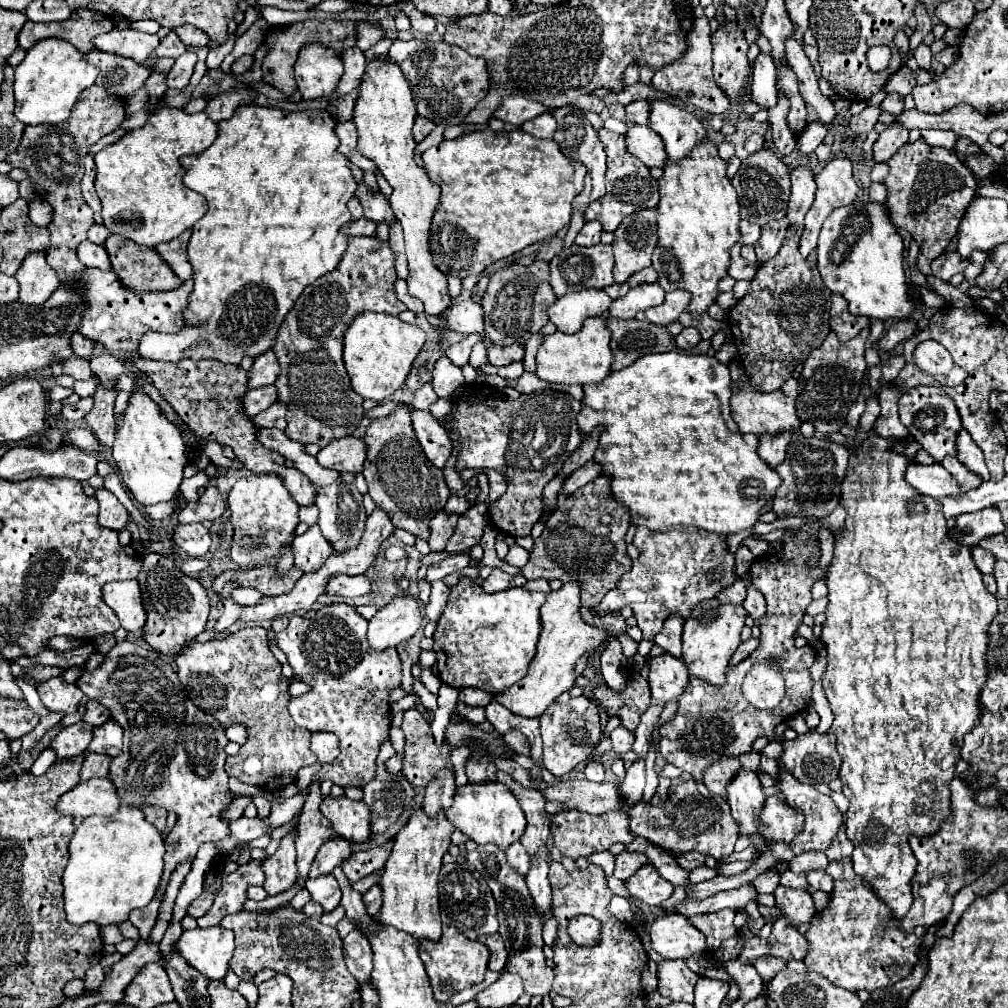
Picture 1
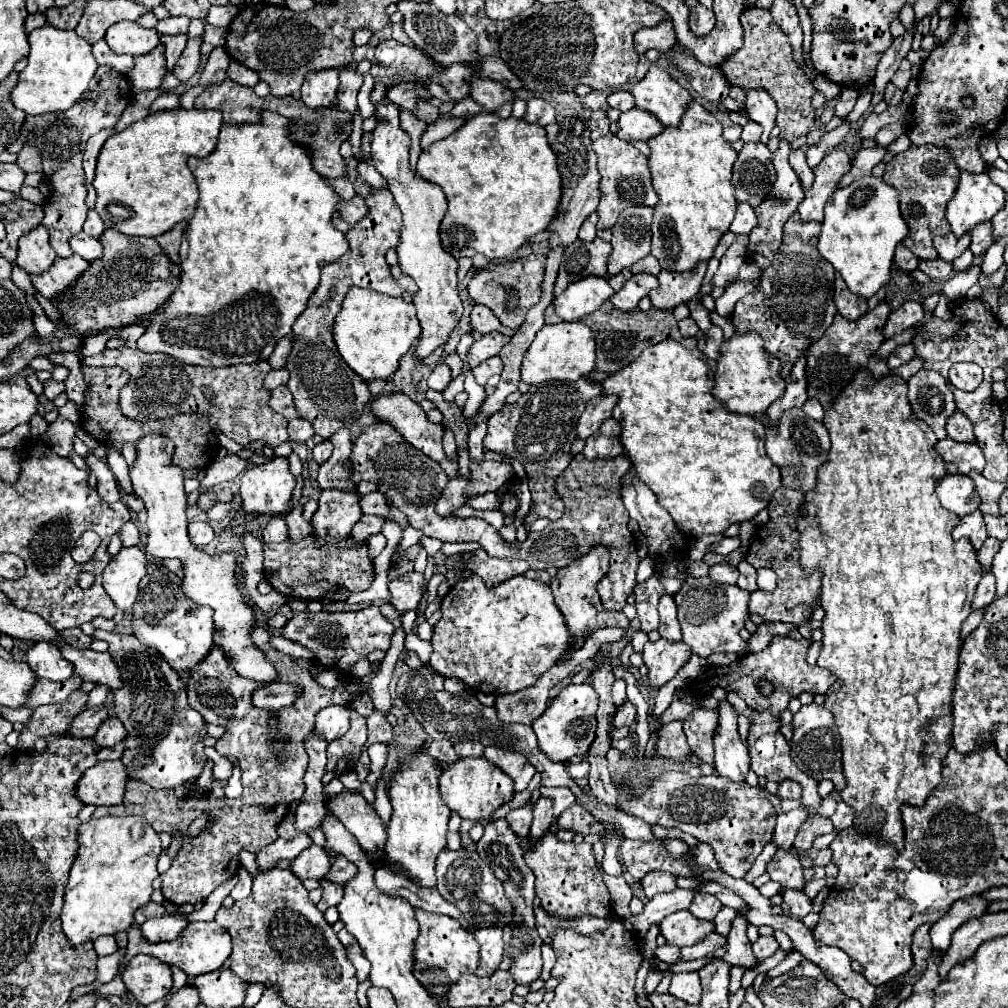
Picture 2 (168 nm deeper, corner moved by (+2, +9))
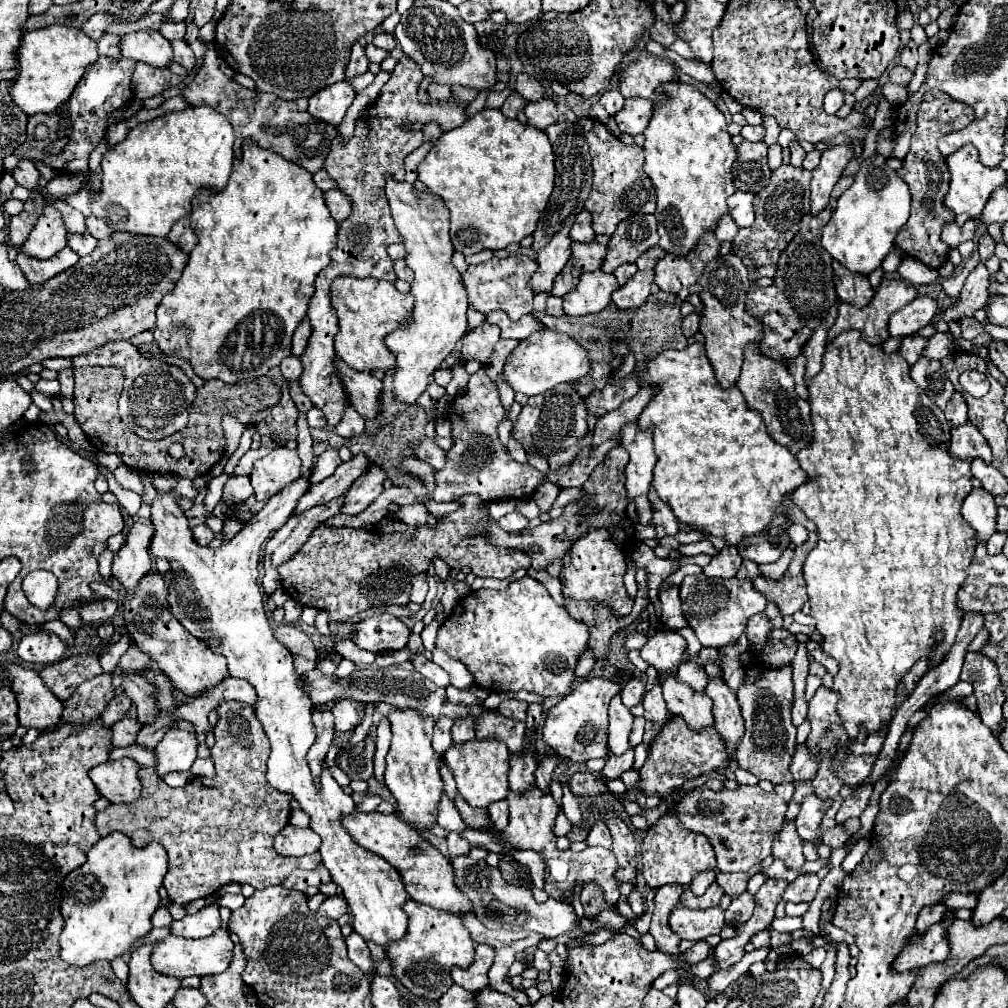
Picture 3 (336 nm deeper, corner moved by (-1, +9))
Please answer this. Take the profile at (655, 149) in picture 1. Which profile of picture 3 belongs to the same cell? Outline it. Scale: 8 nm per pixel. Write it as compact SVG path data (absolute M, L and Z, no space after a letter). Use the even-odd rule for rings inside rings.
M628 98L624 102L624 108L614 114L618 128L626 134L632 134L632 136L642 134L652 118L652 104L654 104L652 100Z

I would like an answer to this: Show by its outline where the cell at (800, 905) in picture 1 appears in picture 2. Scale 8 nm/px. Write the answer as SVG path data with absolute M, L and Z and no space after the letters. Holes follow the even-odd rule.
M777 850L773 860L767 864L767 872L771 880L779 882L783 888L805 888L803 866L799 858L791 856L789 852Z

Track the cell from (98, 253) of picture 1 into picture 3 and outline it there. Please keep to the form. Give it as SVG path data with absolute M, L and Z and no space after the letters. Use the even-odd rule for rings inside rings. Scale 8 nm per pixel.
M90 232L82 234L68 234L68 246L78 254L78 256L88 256L96 248L98 240L90 236Z

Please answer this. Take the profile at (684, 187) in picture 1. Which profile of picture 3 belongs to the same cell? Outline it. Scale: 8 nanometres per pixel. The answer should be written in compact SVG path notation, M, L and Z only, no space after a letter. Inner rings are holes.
M668 82L660 86L660 92L666 98L654 104L652 120L644 130L644 172L650 176L654 190L656 190L656 220L658 220L658 234L660 234L660 248L666 252L686 256L696 242L706 234L716 230L716 222L722 214L728 212L726 198L736 192L732 184L732 164L736 160L736 146L726 132L724 114L716 108L712 100L708 100L698 88L684 82Z

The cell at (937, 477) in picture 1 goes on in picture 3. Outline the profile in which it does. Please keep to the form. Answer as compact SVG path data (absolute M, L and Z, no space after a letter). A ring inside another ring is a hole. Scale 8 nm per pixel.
M974 488L962 504L962 516L976 530L976 542L986 542L996 532L994 496L984 488Z

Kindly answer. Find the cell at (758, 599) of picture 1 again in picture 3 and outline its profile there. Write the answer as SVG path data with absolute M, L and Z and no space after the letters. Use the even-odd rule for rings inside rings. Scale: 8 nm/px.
M744 560L736 576L738 576L740 580L744 580L744 578L750 578L750 580L754 580L756 576L760 576L760 570L758 570L758 564L756 564L756 562L752 562L752 560Z

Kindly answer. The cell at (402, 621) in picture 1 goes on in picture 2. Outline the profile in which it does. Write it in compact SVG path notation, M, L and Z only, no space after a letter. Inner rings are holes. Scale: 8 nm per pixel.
M417 570L389 582L389 592L391 592L389 604L395 608L399 616L417 608L421 598L421 586L423 586L423 574Z

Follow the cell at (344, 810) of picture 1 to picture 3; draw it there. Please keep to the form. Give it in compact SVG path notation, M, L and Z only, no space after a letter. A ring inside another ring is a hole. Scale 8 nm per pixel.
M354 812L352 816L346 816L342 824L362 848L368 848L370 852L382 856L400 872L404 888L412 900L428 904L436 910L444 910L448 914L476 914L472 902L454 884L454 870L450 866L450 860L442 856L440 850L434 848L428 840L424 840L410 824L404 824L400 816L384 816L380 812ZM412 848L420 848L420 852L412 852Z

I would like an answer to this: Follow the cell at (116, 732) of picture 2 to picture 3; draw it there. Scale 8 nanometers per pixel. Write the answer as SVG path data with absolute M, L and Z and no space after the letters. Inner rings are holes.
M124 716L120 722L116 722L112 726L112 744L118 746L118 748L132 746L136 742L136 736L138 736L140 728L142 728L142 724L138 720Z

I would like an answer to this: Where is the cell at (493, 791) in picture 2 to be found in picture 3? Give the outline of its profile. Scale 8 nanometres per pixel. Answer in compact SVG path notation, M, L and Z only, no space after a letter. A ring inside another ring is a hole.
M468 740L468 744L452 744L444 760L450 766L458 792L474 808L486 808L488 804L506 798L508 794L508 748L500 740Z

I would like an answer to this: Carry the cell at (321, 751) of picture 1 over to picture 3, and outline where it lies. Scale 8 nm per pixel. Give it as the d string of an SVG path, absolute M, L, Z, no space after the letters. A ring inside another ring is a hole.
M336 700L332 706L332 714L336 718L336 730L350 732L364 720L364 702L356 700Z

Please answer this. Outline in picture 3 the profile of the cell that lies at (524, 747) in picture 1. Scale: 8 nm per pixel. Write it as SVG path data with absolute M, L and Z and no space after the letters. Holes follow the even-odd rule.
M504 700L504 702L500 702L498 710L500 710L500 714L504 714L508 718L514 718L514 720L524 722L526 720L528 704L526 702L520 702L520 700Z

